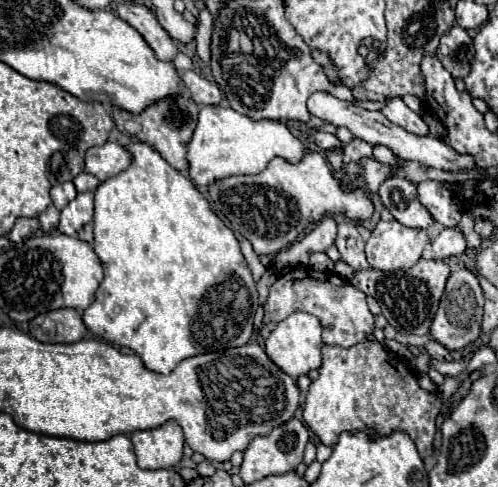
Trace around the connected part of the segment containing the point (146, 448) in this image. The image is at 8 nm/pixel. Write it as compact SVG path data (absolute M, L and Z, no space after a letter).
M167 422L155 430L133 432L131 442L135 446L137 464L145 470L173 468L183 458L183 430L175 422Z

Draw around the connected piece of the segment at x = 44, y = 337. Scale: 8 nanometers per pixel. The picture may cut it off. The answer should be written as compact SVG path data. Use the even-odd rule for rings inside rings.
M61 308L55 312L39 314L35 320L29 322L29 332L39 342L73 344L85 338L87 328L77 310Z

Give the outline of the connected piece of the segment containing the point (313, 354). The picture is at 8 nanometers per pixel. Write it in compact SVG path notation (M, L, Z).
M295 312L285 320L281 320L277 328L269 334L269 338L265 340L265 352L285 374L299 378L321 366L321 346L323 346L321 332L323 332L323 326L313 314Z

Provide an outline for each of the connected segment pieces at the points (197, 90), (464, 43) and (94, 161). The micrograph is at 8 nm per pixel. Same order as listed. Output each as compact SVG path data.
M193 70L181 72L181 84L189 90L191 98L197 104L221 104L223 102L223 96L221 96L219 86L215 82L209 82L209 80L201 78Z
M455 24L441 38L437 58L453 78L465 78L471 72L471 62L475 58L473 38L467 34L467 30Z
M105 142L103 146L93 146L85 154L85 172L97 176L101 182L127 170L133 162L129 150L119 142Z

